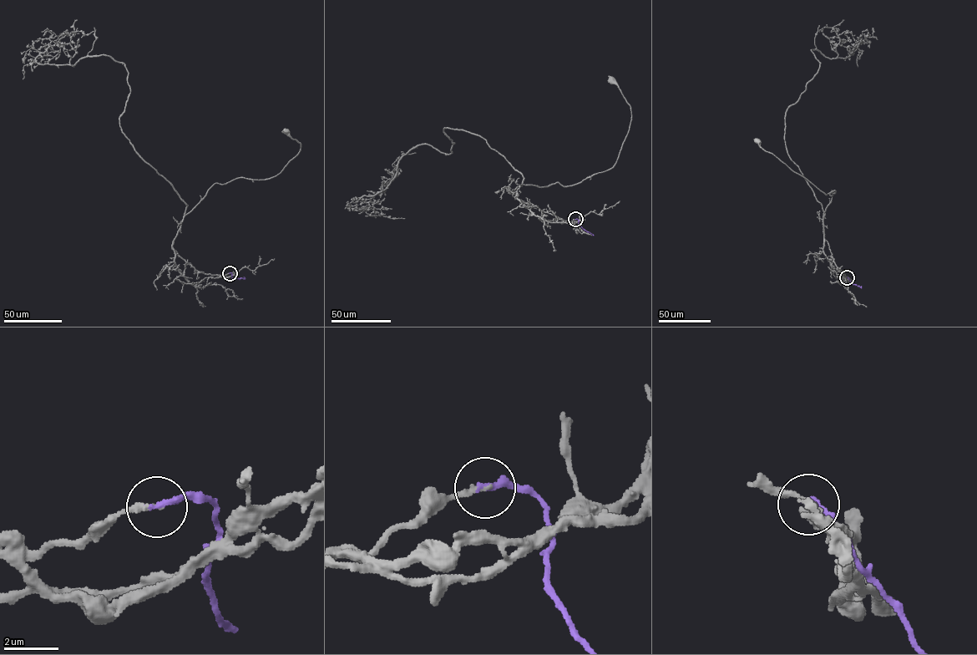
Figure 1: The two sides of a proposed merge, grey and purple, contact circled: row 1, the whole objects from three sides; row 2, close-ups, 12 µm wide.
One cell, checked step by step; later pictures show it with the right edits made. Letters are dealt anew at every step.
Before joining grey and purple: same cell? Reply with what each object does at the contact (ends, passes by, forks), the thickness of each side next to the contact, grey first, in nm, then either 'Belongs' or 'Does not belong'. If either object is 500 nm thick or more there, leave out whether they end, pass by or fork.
At the ring grey ends. At the ring purple ends. Thickness 200 nm (grey) against 240 nm. Belongs

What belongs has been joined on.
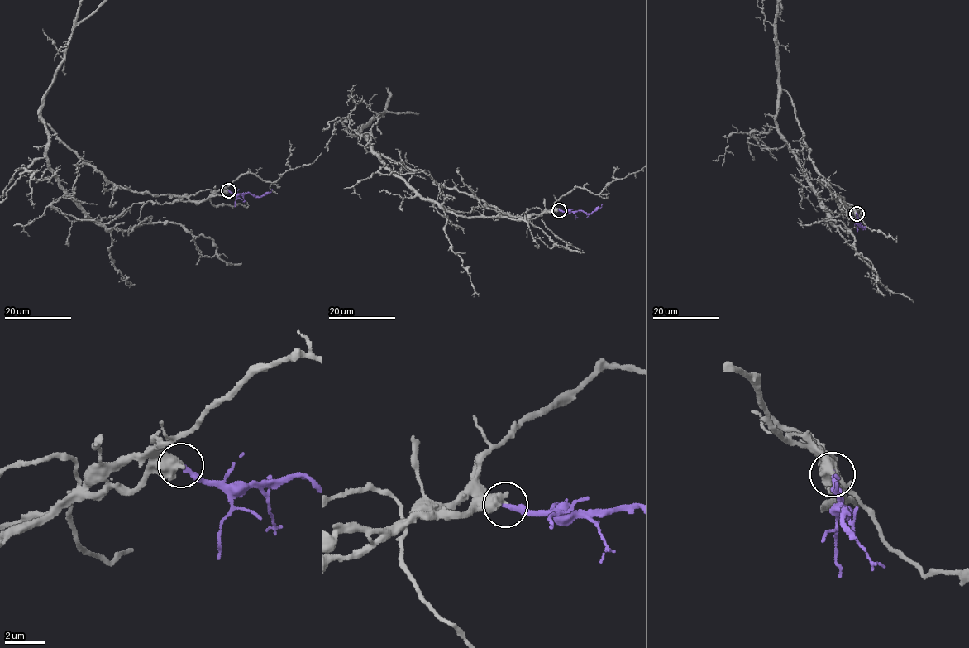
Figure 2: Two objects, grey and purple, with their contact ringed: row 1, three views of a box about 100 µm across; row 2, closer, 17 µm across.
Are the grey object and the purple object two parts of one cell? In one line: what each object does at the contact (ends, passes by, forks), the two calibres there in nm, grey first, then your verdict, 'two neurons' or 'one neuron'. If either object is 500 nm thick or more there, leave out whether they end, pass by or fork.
600 nm thick on the grey side, 280 nm on the other; one neuron

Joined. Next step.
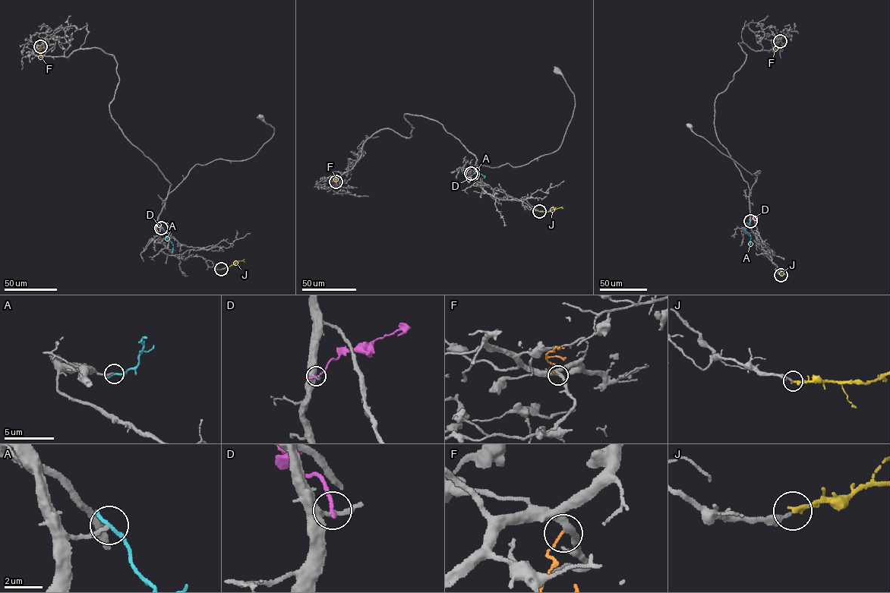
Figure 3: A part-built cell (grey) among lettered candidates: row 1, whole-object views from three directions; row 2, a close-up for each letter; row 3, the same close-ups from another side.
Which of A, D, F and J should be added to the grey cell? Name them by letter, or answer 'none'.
F, J

